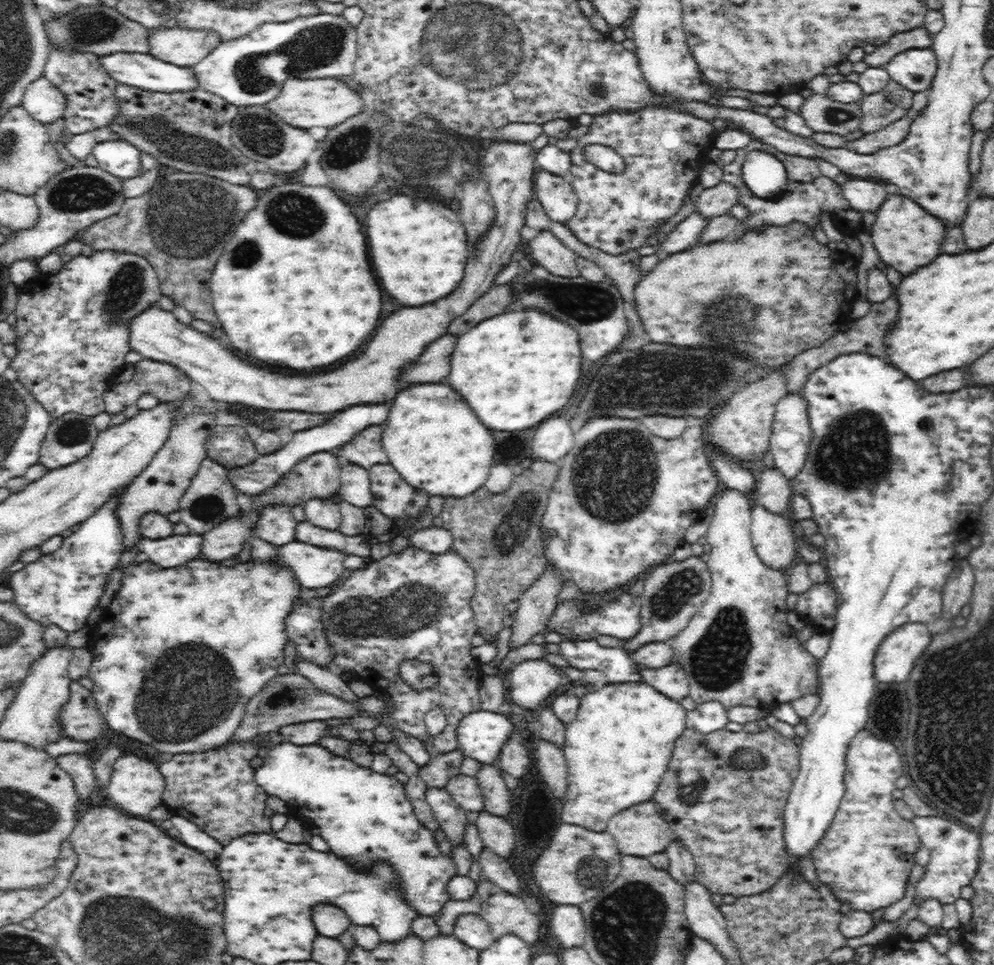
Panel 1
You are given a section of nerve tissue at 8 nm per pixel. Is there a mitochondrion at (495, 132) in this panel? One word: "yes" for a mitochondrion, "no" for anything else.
no

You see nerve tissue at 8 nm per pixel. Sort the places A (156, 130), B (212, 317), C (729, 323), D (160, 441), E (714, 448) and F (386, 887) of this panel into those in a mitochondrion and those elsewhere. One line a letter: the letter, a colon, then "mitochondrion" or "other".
A: mitochondrion
B: other
C: mitochondrion
D: other
E: other
F: mitochondrion

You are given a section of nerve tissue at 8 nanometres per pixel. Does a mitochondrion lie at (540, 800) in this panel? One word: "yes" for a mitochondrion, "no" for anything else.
no

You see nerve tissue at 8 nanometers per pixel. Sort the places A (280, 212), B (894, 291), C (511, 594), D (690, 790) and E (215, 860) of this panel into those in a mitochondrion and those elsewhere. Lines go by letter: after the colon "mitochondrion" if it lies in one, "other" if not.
A: mitochondrion
B: other
C: other
D: mitochondrion
E: other

